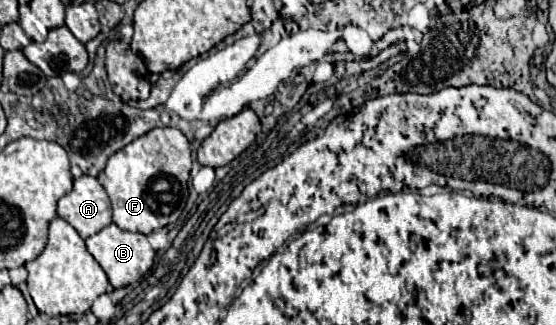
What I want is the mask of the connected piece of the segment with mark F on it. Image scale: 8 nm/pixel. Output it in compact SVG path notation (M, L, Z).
M157 127L113 153L103 171L103 187L111 199L113 223L125 231L153 233L179 219L185 209L191 171L191 147L175 127Z

